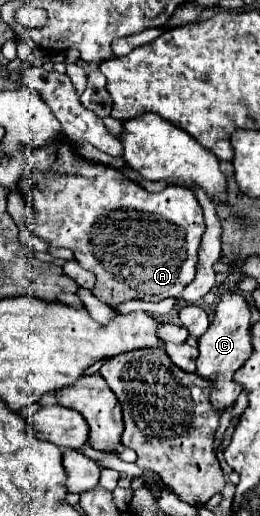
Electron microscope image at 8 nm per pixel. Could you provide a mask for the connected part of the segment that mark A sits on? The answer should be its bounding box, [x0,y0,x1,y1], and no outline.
[20,141,204,303]

